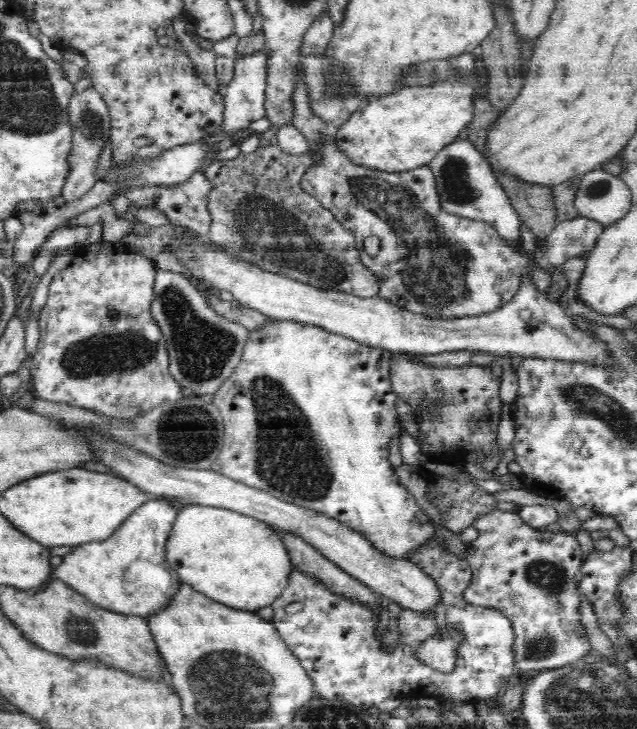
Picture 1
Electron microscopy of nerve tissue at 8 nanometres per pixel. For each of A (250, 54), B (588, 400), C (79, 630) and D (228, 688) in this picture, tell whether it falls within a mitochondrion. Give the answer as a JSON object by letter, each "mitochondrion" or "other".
{"A":"other","B":"mitochondrion","C":"mitochondrion","D":"mitochondrion"}

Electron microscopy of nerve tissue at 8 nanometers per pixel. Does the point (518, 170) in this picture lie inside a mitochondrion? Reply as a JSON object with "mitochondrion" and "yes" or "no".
{"mitochondrion":"no"}

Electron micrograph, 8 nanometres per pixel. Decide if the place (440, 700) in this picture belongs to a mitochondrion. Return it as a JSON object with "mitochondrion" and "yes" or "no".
{"mitochondrion":"no"}

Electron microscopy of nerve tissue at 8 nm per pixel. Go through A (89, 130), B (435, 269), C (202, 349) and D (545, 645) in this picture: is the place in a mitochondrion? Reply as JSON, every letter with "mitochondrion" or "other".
{"A":"mitochondrion","B":"mitochondrion","C":"mitochondrion","D":"mitochondrion"}

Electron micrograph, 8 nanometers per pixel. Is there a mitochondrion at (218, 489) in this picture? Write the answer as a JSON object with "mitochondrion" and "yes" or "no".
{"mitochondrion":"no"}

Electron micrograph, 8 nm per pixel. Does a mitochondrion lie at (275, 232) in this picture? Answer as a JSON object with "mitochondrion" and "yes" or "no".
{"mitochondrion":"yes"}

